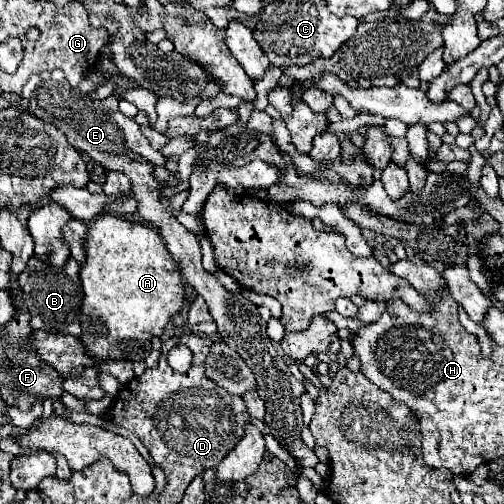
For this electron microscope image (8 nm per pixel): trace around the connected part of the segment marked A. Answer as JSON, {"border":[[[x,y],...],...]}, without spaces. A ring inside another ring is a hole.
{"border":[[[111,213],[99,215],[83,239],[85,263],[79,265],[79,277],[83,287],[81,301],[81,343],[89,355],[97,361],[141,361],[151,351],[151,337],[159,337],[169,323],[169,319],[181,311],[185,303],[185,287],[181,283],[181,273],[169,257],[159,233],[141,223],[129,223]]]}

